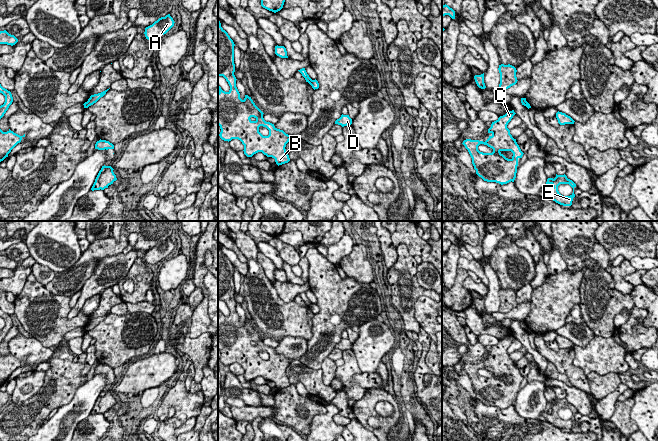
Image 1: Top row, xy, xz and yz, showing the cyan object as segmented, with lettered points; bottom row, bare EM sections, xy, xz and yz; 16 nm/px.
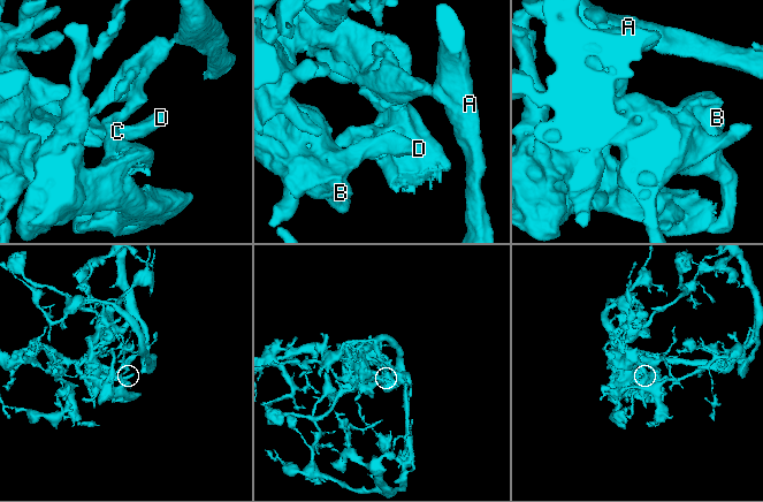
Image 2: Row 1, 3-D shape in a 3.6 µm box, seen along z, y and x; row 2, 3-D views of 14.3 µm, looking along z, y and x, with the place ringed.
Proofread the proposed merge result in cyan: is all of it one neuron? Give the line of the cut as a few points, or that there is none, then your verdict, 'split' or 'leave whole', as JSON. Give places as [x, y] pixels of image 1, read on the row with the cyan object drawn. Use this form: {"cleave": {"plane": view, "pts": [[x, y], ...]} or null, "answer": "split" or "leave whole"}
{"cleave": {"plane": "xz", "pts": [[312, 80], [308, 82]]}, "answer": "split"}

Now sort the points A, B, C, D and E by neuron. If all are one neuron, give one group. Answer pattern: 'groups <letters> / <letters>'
groups A / B C D E

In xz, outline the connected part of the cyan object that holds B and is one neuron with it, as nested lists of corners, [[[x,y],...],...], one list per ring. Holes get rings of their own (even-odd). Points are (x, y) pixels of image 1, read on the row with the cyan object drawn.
[[[218,20],[218,76],[223,76],[230,86],[230,90],[225,92],[218,85],[218,125],[221,129],[219,136],[228,142],[232,139],[240,140],[247,157],[262,152],[267,157],[274,158],[278,166],[288,163],[290,158],[285,147],[292,136],[266,122],[264,113],[251,97],[245,95],[243,100],[240,98],[234,75],[234,46],[233,40]],[[260,126],[269,130],[268,136],[259,132]]]

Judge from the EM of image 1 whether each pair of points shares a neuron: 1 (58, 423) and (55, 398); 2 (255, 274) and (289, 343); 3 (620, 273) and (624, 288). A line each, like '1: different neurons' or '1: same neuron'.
1: different neurons
2: different neurons
3: same neuron

